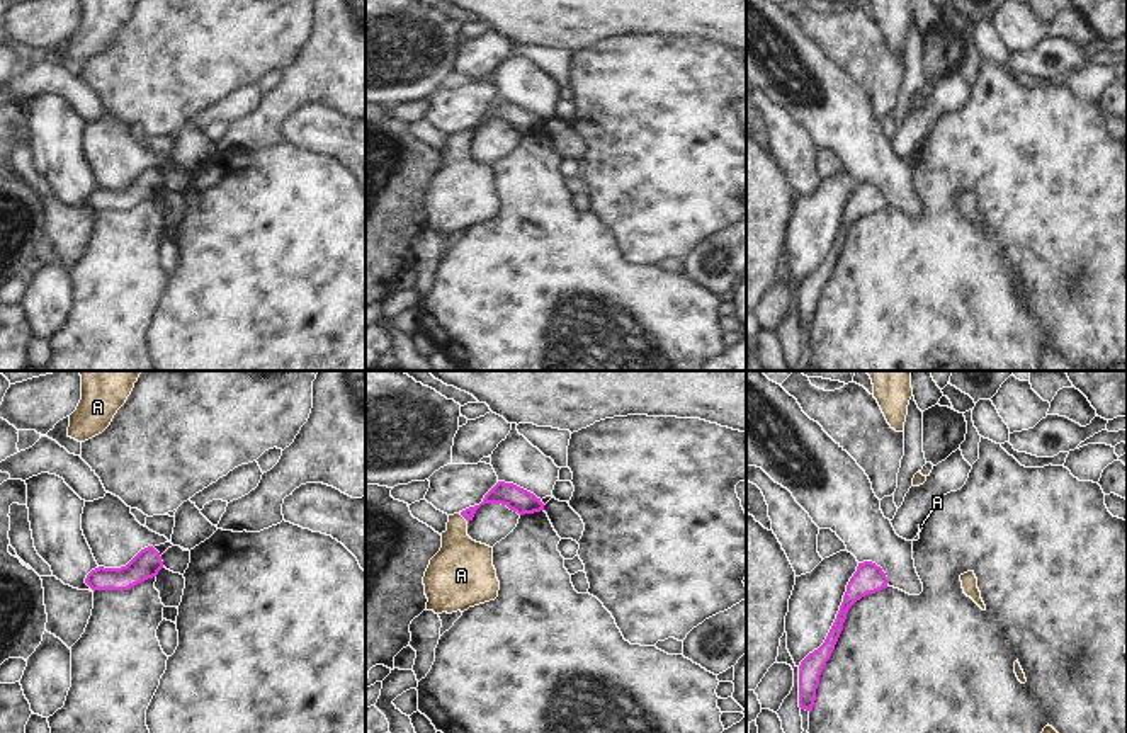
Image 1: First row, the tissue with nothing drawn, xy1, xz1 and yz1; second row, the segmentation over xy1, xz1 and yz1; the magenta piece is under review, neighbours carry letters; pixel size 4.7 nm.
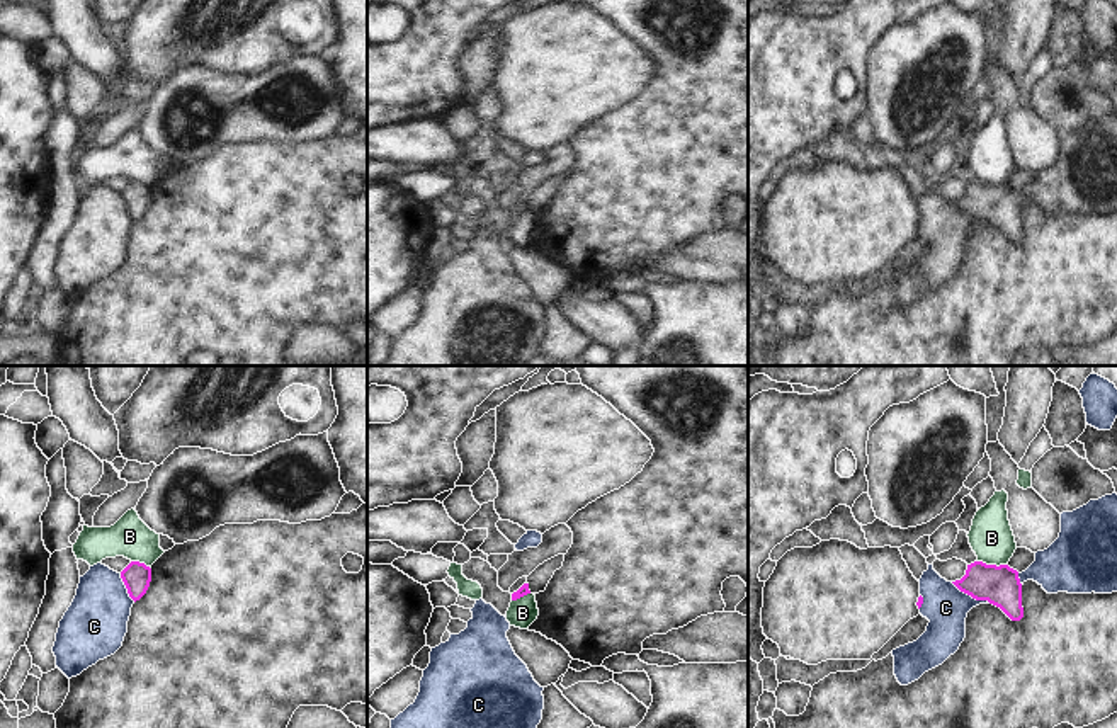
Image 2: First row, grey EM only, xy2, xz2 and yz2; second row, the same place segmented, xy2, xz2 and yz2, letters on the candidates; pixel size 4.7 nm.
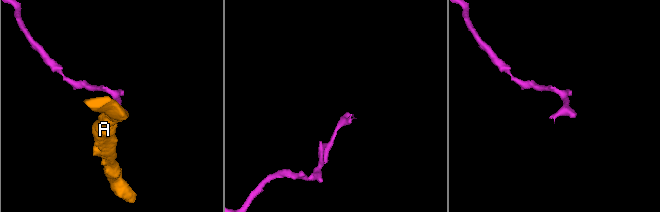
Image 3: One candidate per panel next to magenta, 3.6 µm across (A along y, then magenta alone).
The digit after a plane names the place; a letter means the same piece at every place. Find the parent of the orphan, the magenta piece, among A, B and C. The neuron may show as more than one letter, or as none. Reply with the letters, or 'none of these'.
A

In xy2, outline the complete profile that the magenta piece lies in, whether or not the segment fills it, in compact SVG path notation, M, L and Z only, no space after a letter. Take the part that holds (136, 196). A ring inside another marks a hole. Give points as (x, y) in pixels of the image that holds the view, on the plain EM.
M131 180L122 191L121 197L128 208L129 216L139 219L151 201L151 187L139 180Z

